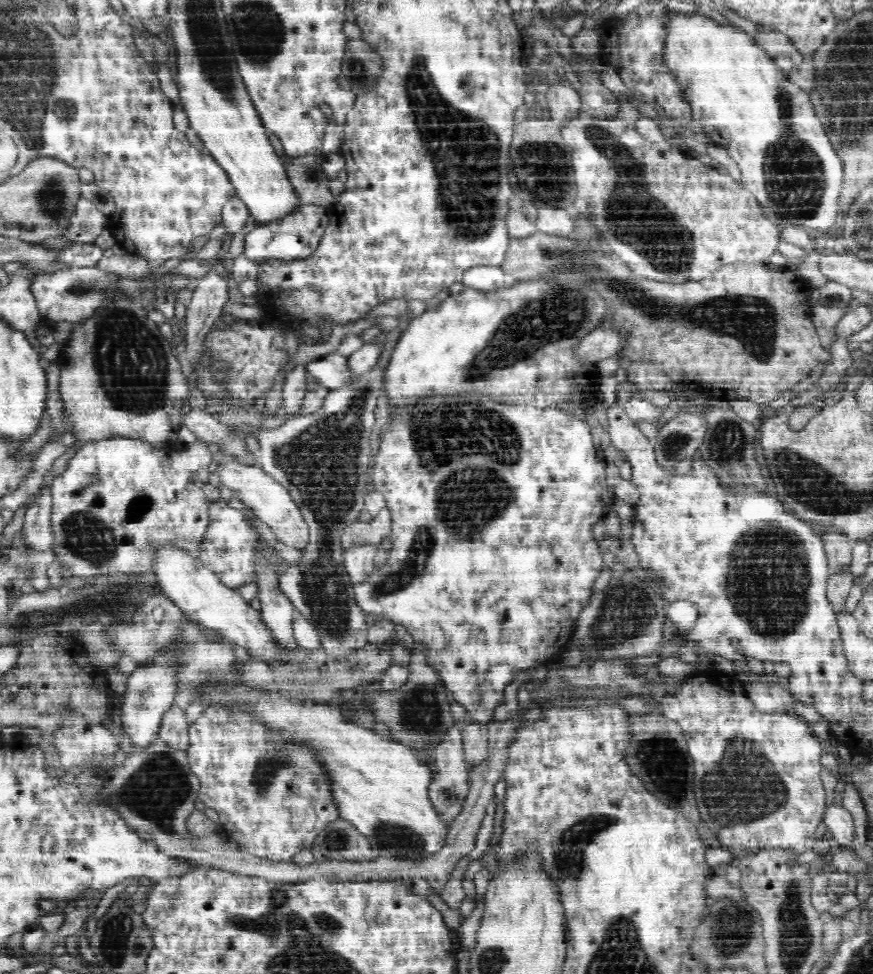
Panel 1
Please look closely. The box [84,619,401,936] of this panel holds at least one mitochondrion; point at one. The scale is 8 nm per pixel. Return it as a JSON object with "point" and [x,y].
{"point":[161,780]}

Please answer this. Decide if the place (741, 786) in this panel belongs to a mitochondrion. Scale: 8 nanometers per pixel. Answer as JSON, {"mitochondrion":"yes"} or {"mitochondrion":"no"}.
{"mitochondrion":"yes"}

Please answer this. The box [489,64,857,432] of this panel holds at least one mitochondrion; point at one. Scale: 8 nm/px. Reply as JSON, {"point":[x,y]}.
{"point":[665,246]}

